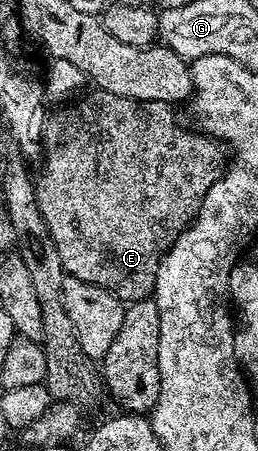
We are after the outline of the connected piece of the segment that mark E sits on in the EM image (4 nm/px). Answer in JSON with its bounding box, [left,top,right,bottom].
[34,89,226,304]

